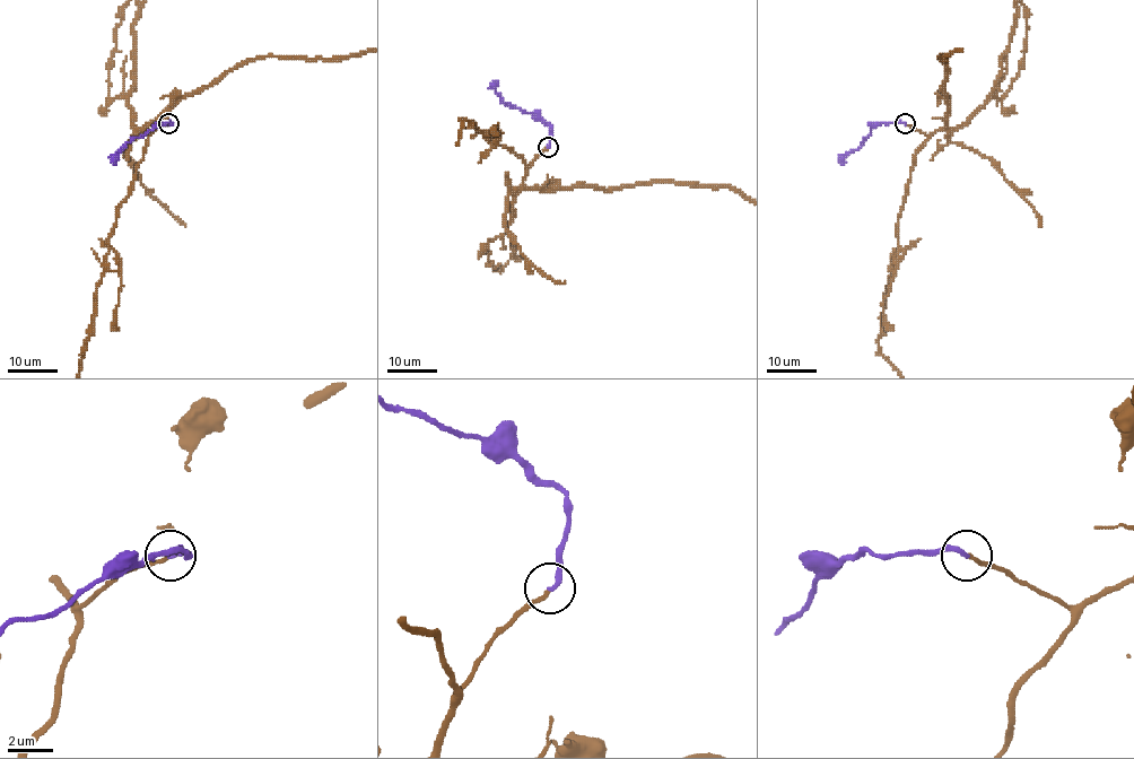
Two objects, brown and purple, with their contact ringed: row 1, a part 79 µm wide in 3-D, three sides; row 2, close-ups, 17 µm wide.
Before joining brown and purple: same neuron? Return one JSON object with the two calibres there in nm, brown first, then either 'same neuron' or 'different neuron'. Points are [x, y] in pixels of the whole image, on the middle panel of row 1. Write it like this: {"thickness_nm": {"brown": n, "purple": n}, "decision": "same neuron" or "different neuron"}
{"thickness_nm": {"brown": 150, "purple": 240}, "decision": "same neuron"}

